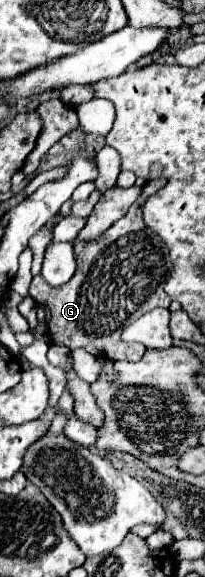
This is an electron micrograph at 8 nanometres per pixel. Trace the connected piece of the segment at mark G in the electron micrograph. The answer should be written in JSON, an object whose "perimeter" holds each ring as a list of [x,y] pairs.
{"perimeter":[[[165,177],[149,181],[131,211],[93,243],[73,241],[77,249],[77,273],[67,285],[51,287],[41,275],[33,277],[29,295],[45,309],[53,343],[69,349],[83,347],[91,355],[111,361],[139,361],[143,357],[145,345],[125,343],[121,333],[137,317],[155,307],[169,307],[171,303],[171,297],[165,293],[165,281],[169,277],[165,277],[165,265],[161,265],[161,249],[149,241],[141,217],[147,199],[166,183]]]}

